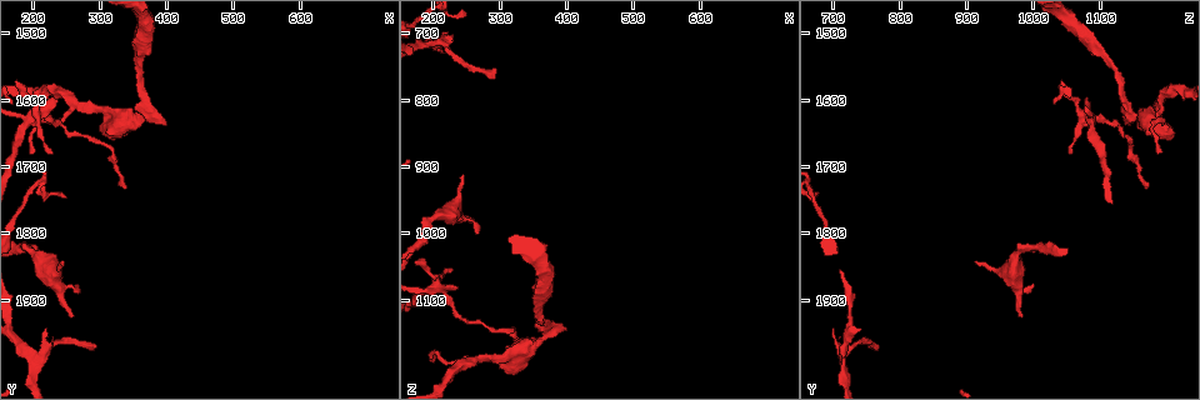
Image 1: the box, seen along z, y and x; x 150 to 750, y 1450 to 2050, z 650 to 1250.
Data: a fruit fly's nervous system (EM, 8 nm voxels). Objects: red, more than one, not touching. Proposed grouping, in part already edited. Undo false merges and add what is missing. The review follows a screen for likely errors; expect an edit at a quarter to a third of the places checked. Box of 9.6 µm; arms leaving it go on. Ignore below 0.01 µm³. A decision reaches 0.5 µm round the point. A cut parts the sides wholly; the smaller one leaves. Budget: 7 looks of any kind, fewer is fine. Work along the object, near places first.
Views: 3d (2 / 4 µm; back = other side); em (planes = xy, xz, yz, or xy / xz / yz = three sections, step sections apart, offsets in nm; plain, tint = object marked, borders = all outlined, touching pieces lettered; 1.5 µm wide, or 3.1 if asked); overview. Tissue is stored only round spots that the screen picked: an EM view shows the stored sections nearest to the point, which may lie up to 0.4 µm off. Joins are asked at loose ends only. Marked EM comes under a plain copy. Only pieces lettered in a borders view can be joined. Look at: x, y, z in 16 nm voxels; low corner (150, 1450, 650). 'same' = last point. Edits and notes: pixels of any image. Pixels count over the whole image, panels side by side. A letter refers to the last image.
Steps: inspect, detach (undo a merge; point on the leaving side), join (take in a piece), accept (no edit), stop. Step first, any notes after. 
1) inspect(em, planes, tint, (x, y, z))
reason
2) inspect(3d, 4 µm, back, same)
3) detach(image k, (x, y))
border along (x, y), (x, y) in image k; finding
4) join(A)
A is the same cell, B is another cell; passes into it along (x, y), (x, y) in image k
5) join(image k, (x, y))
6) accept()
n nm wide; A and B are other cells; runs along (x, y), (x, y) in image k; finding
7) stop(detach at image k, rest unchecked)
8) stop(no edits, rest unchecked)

inspect(em, planes, borders, (220, 1940, 700))
thin end

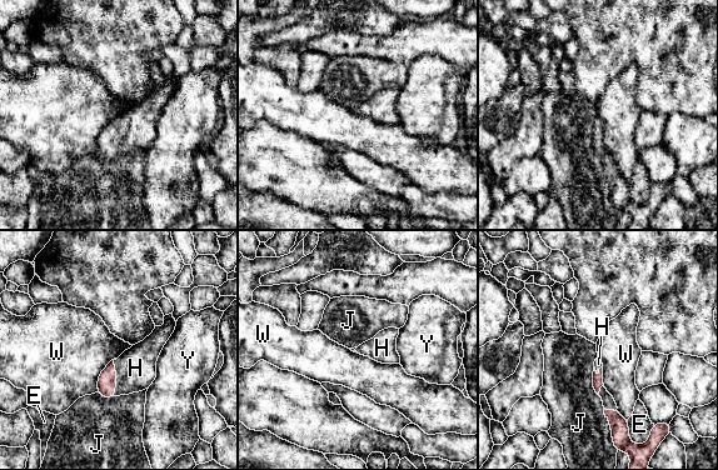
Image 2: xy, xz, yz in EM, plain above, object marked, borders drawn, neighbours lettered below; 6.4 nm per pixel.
join(H)
H is the same cell, E, J, W and Y are other cells; it goes on there

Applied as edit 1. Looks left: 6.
inspect(overview)

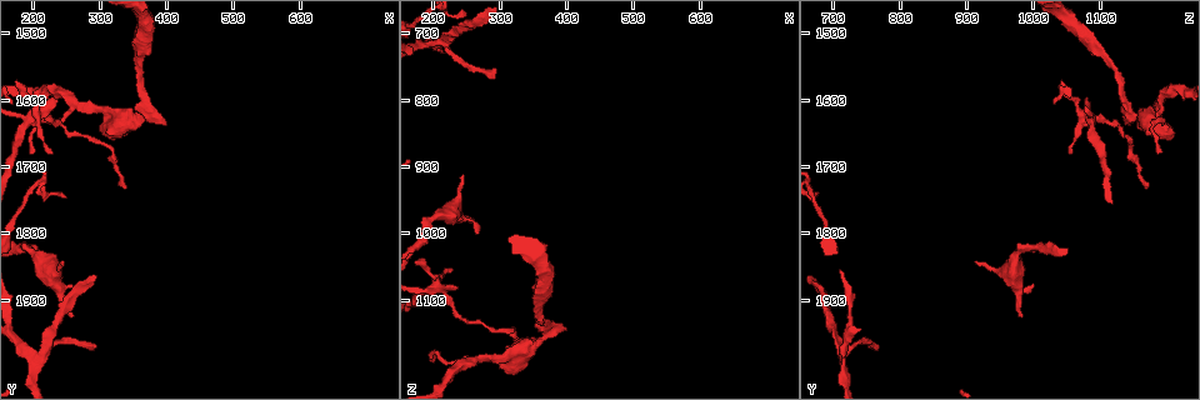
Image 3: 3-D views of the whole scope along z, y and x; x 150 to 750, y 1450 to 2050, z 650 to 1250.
inspect(em, planes, borders, (205, 1625, 1080))
thick turns thin

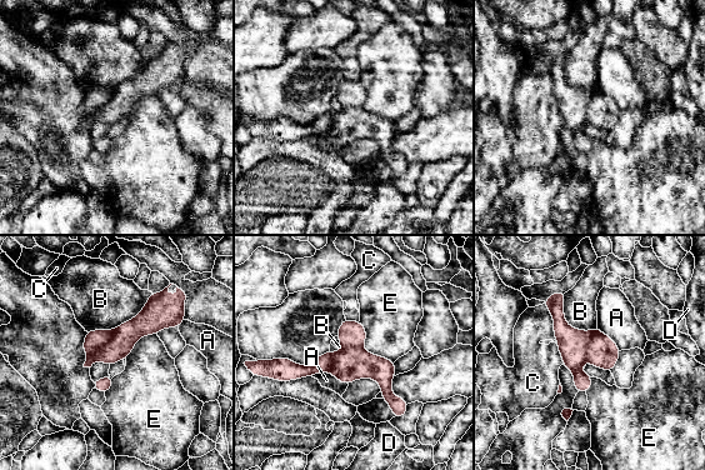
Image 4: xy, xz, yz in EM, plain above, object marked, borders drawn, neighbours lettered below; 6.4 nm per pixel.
detach(image 4, (94, 339))
220 nm wide; A, B, C, D and E are other cells; the part that leaves runs along (554, 296), (586, 388) in image 4; a second cell is stuck on

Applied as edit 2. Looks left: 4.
inspect(overview)

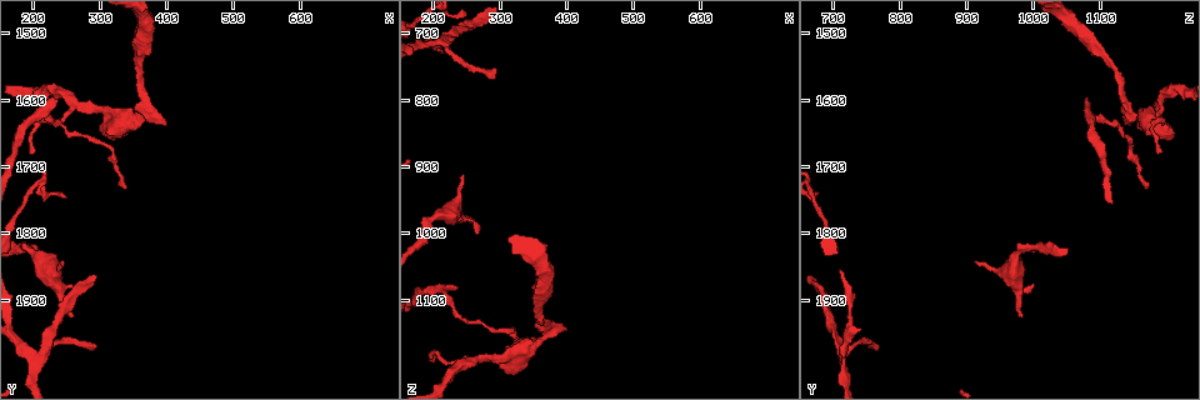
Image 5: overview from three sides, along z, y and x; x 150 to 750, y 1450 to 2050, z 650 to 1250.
inspect(3d, 4 µm, (400, 1640, 1145))
an open end

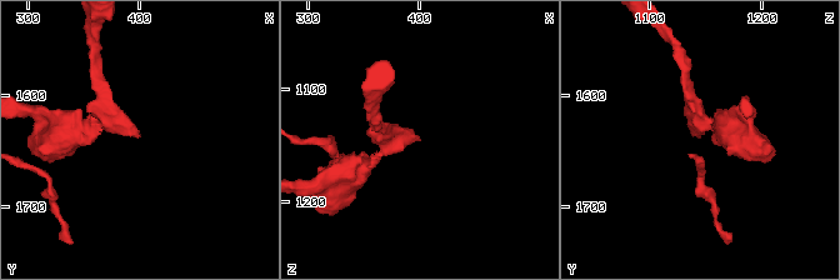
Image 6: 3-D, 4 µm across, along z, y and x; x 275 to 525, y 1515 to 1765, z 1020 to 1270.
inspect(em, planes, borders, (398, 1638, 1148))
need the tissue

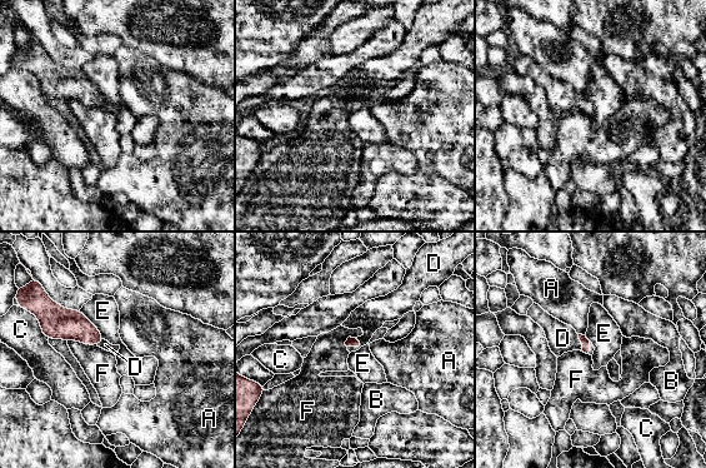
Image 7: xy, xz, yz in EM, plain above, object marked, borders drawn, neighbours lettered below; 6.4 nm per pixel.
join(D)
D is the same cell, A, B, C, E and F are other cells; it goes on there

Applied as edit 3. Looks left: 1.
stop(join at image 2, detach at image 4, join at image 7, rest unchecked)

